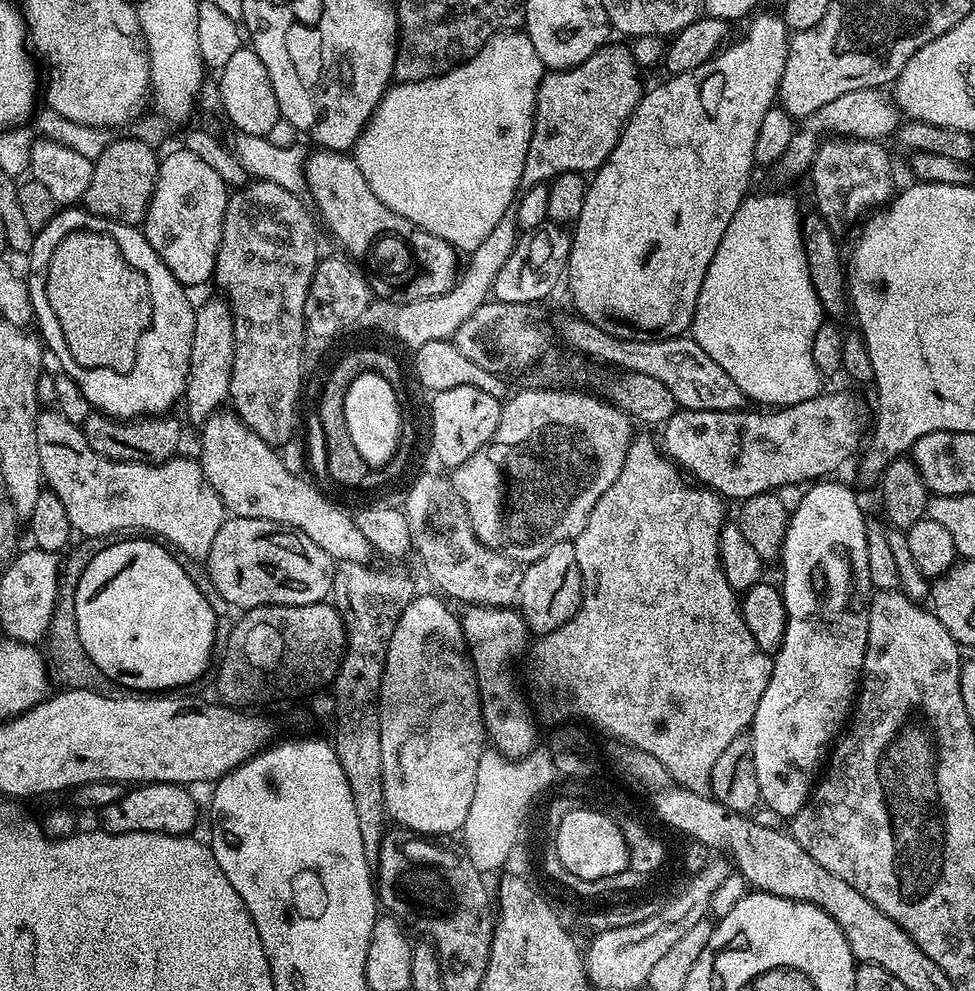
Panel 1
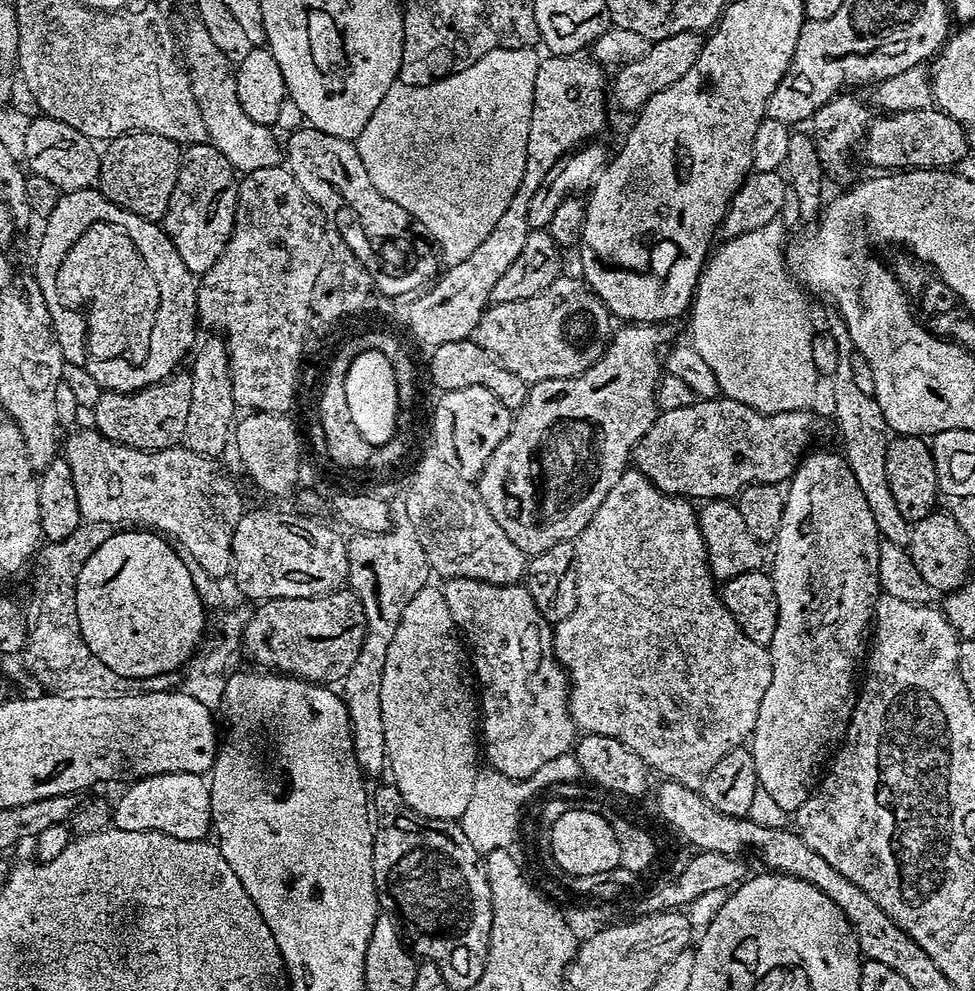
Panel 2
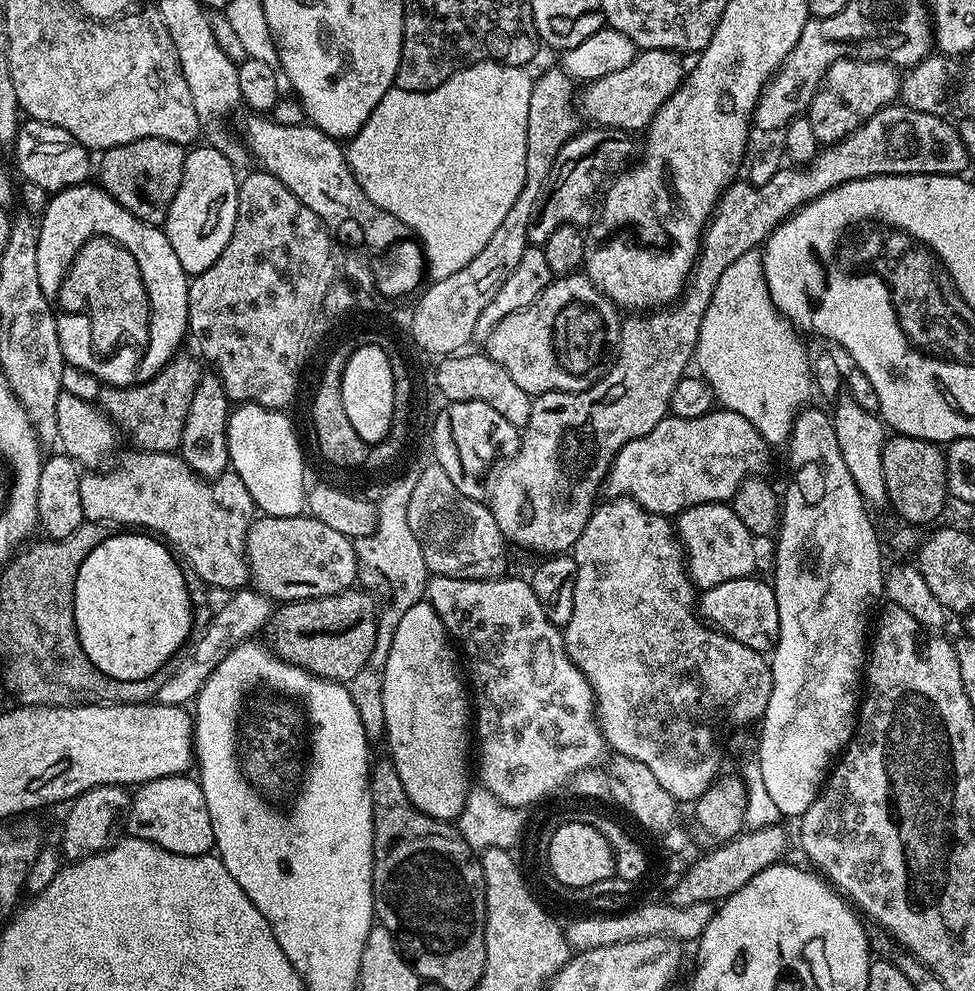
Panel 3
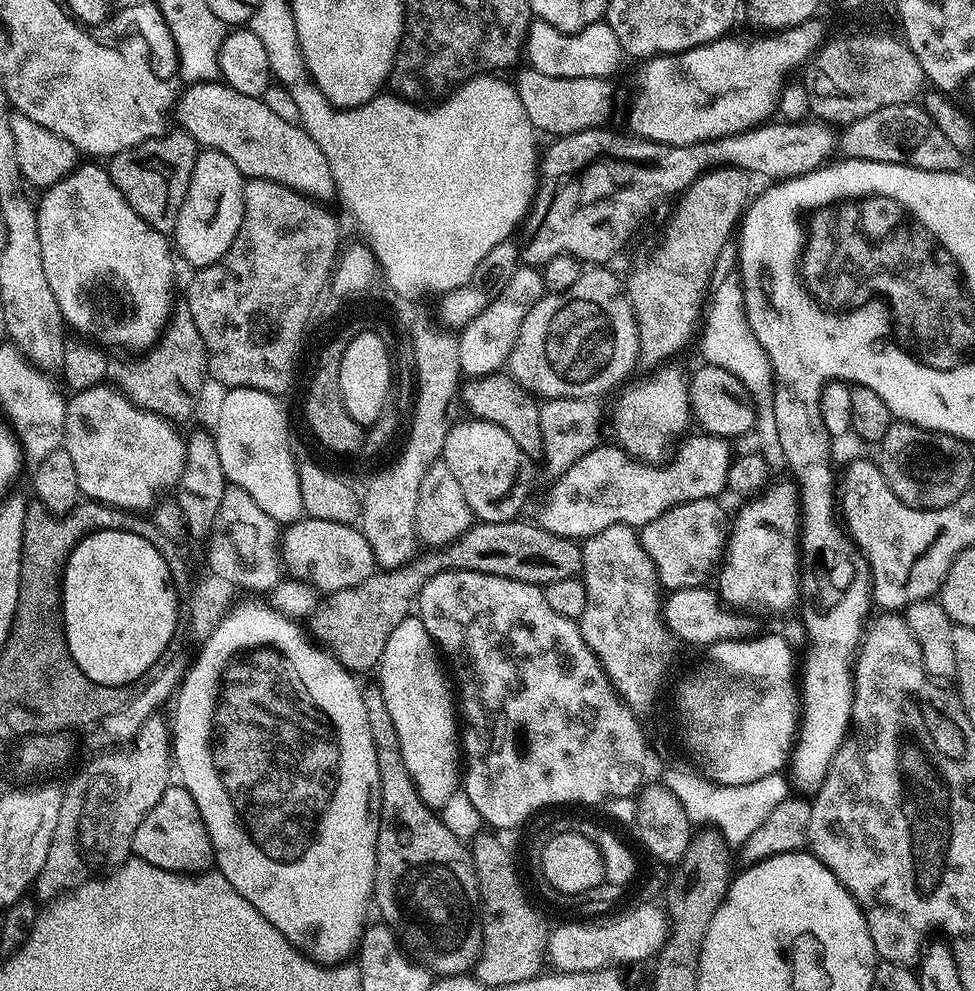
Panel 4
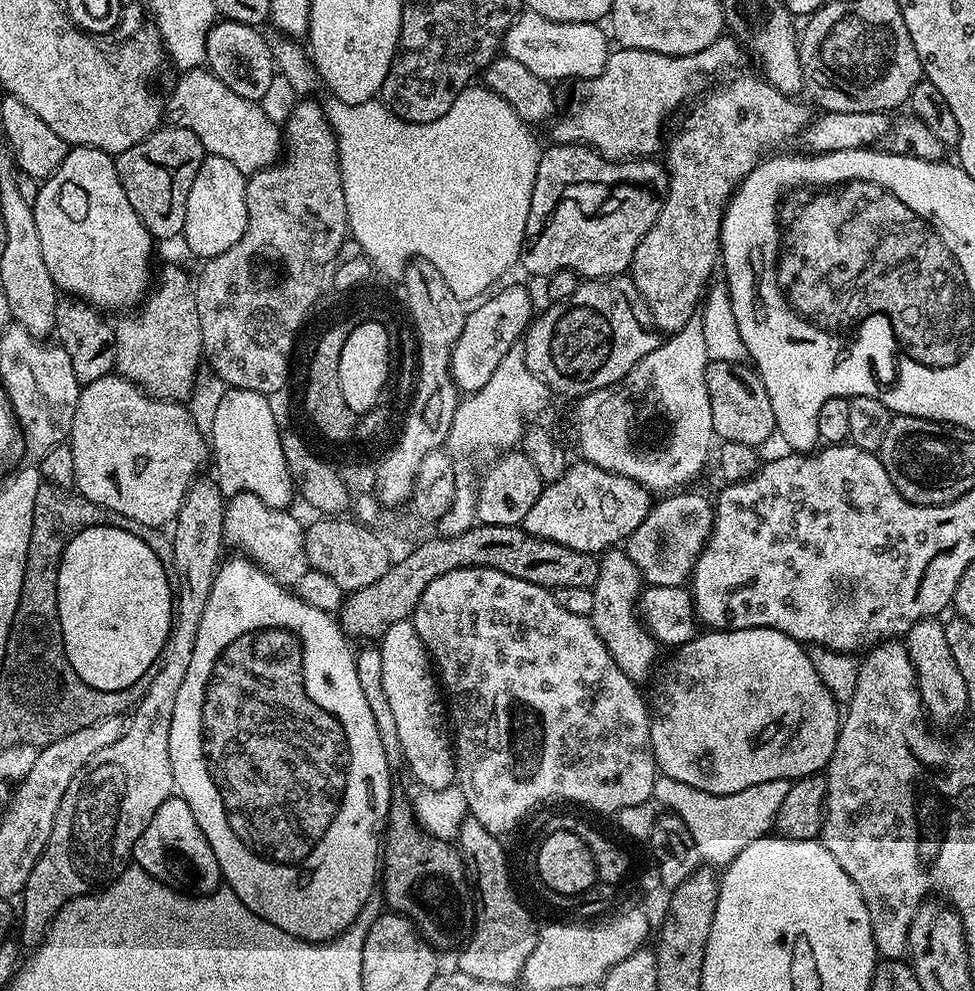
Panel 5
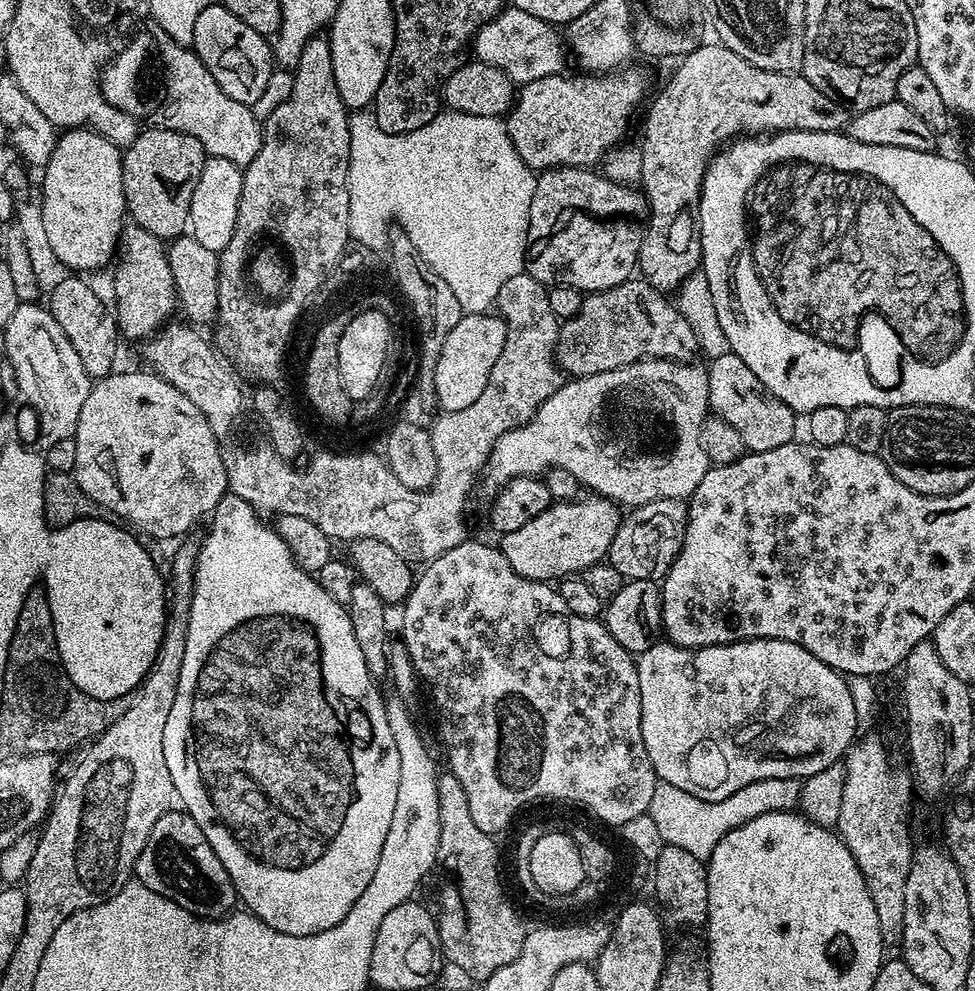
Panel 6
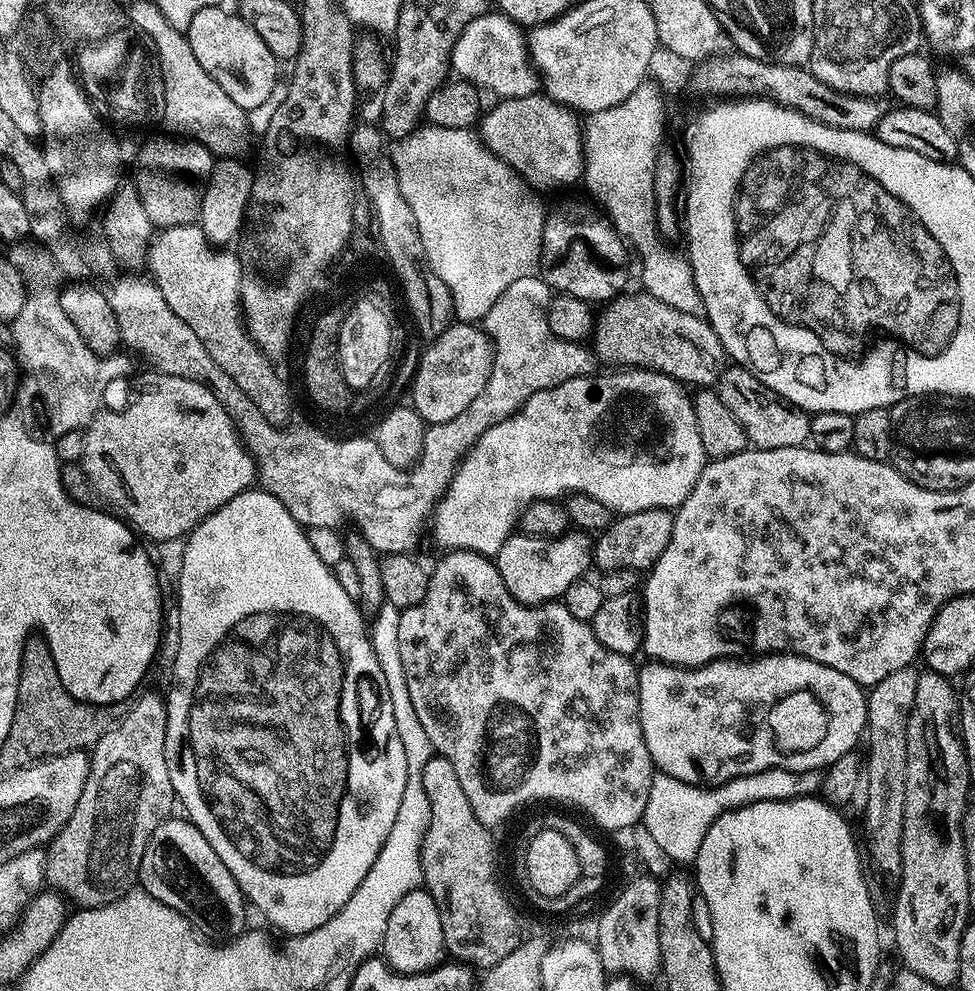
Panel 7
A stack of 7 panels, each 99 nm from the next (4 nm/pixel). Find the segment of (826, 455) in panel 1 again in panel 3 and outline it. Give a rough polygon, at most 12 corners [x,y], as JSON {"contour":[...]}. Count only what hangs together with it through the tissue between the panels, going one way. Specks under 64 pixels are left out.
{"contour":[[720,406],[665,416],[606,488],[672,518],[731,501],[770,446]]}

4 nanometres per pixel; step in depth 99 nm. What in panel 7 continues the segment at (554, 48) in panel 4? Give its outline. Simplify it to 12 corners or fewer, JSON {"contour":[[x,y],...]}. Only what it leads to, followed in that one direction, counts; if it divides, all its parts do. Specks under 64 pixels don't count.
{"contour":[[498,10],[468,23],[452,48],[463,79],[517,95],[530,68],[525,29]]}

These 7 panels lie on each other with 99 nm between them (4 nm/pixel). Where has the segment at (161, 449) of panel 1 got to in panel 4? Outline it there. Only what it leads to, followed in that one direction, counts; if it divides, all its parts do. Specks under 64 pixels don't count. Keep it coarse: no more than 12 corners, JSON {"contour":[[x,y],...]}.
{"contour":[[186,306],[107,383],[146,412],[181,422],[209,379]]}

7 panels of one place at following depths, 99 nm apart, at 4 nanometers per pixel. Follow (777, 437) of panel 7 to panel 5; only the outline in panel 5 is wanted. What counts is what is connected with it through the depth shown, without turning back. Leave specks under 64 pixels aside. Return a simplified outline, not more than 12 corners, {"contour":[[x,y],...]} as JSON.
{"contour":[[713,360],[706,370],[713,430],[761,446],[777,435],[755,367]]}

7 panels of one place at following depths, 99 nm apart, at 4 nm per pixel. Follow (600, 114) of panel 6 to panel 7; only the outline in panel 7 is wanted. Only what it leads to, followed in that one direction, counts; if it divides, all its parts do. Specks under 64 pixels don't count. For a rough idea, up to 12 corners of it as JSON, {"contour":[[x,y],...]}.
{"contour":[[550,95],[483,113],[483,139],[533,189],[584,175],[581,117]]}

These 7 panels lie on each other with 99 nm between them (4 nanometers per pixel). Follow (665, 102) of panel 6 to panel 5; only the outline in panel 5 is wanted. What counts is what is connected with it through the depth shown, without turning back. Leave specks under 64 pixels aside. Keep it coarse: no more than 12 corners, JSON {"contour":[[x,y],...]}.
{"contour":[[760,74],[691,105],[630,279],[664,334],[701,307],[724,209],[803,99]]}

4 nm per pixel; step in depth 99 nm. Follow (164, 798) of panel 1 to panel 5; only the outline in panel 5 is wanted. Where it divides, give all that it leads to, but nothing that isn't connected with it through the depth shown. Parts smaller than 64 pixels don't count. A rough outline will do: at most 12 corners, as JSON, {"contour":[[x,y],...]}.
{"contour":[[179,794],[134,842],[135,867],[184,894],[222,884],[218,858]]}

